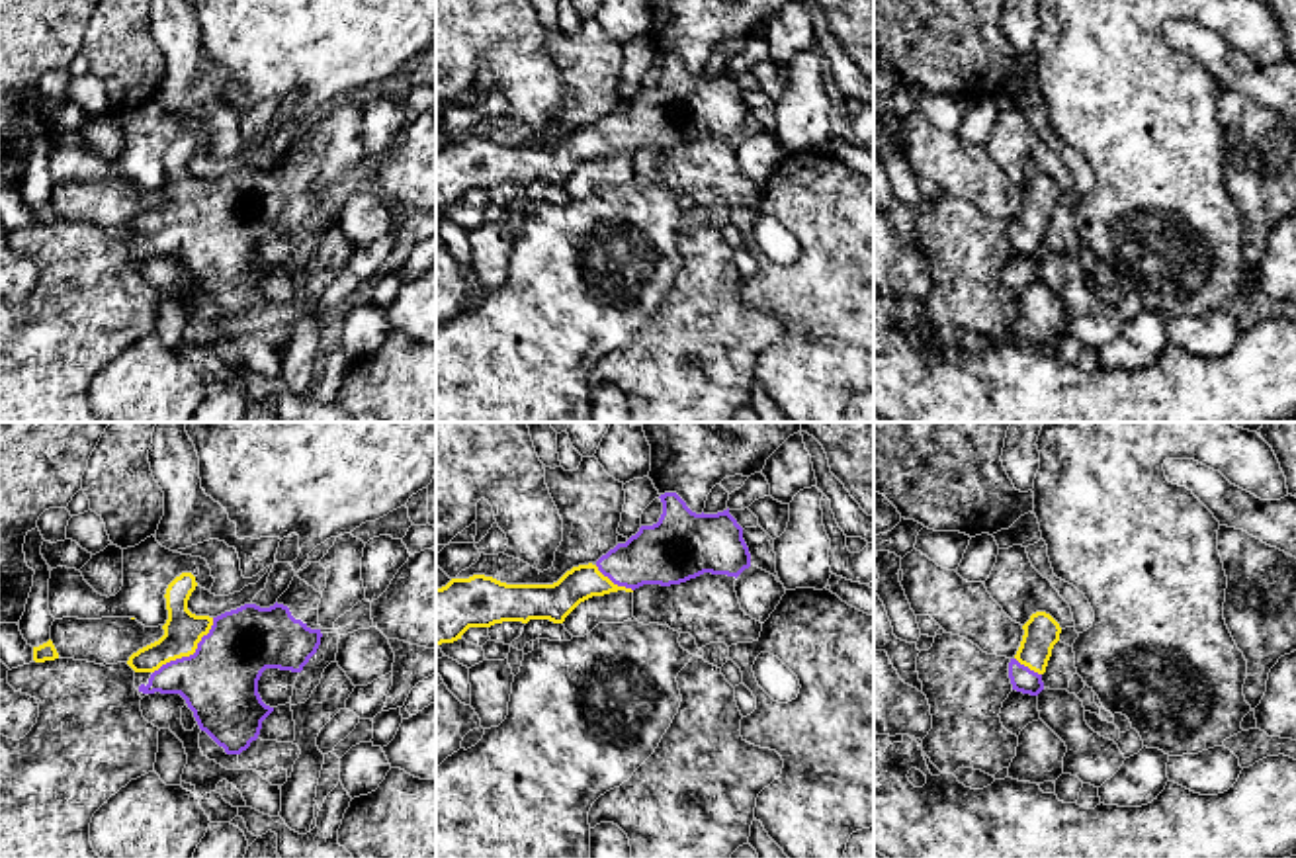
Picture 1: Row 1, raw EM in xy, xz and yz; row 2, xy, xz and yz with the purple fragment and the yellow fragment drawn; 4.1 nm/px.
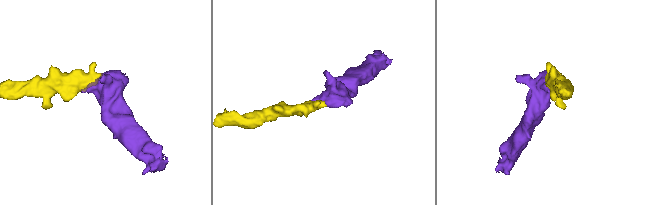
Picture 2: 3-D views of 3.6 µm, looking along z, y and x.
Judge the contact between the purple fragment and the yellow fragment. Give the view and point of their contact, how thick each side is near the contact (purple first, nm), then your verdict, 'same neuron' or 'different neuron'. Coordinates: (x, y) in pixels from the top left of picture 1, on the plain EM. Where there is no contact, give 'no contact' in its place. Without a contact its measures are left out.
xy (190, 217) | 320/160 nm | same neuron

